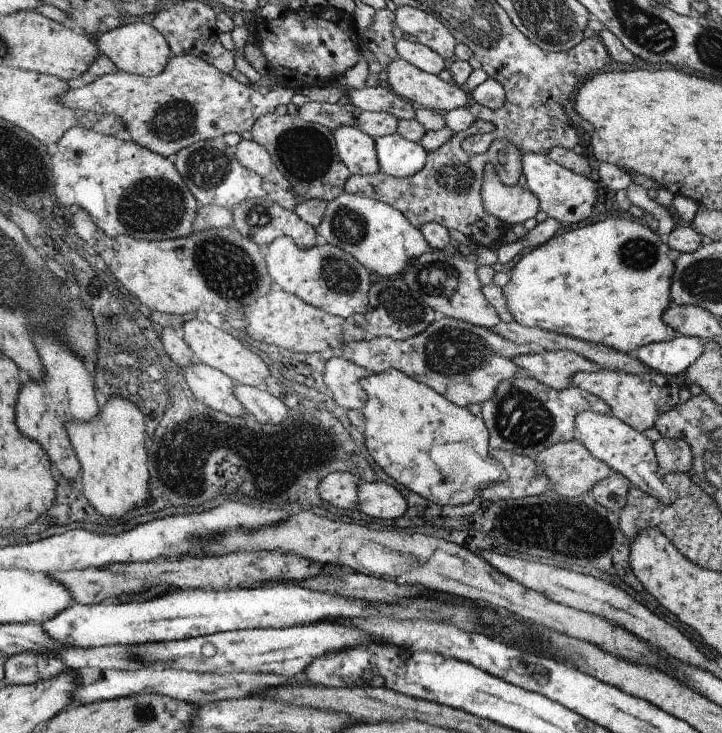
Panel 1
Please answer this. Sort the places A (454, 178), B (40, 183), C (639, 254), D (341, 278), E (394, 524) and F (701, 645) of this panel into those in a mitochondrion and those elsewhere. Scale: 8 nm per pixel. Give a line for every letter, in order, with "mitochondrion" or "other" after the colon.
A: mitochondrion
B: other
C: mitochondrion
D: mitochondrion
E: other
F: other

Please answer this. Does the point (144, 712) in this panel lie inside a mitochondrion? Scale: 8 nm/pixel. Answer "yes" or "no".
yes

